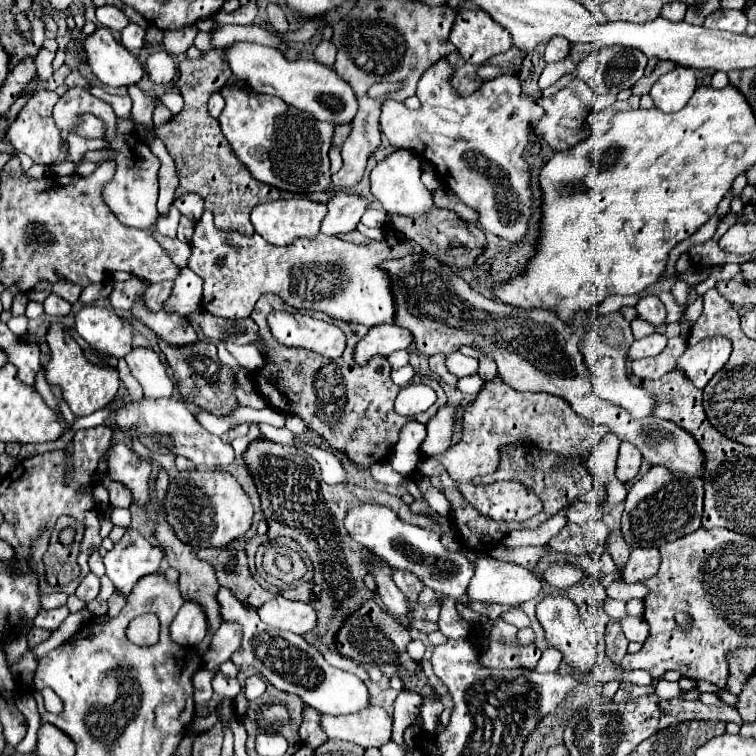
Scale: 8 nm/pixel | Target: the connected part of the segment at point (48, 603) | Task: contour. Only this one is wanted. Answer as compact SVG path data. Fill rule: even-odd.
M49 593L49 595L41 596L42 609L53 609L53 607L61 607L67 603L67 593Z

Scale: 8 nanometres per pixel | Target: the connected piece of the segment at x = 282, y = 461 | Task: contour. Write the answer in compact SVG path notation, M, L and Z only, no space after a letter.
M255 439L247 447L245 465L255 481L263 517L267 521L267 535L289 535L295 541L299 541L309 559L313 561L313 579L307 583L301 583L299 587L289 589L291 599L305 601L315 607L319 615L319 625L313 629L313 633L307 633L303 639L317 647L317 651L337 651L335 635L341 629L341 623L357 611L365 601L373 599L375 593L365 587L363 577L369 573L369 563L385 563L379 555L373 555L367 547L361 547L361 543L349 539L349 533L345 531L345 515L349 507L359 507L365 503L381 503L397 511L401 519L407 523L413 523L417 527L425 527L427 531L441 535L453 533L453 523L449 517L441 515L413 515L409 511L409 505L401 501L395 495L383 493L383 491L367 491L357 485L327 485L321 479L319 465L309 457L301 455L299 451L291 449L289 445L279 445L269 439Z

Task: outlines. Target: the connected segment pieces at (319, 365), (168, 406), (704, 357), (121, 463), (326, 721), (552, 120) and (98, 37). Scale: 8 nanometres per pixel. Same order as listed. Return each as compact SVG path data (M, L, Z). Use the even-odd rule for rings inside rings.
M267 293L257 301L251 313L251 319L259 325L261 341L269 341L263 367L251 373L257 391L281 413L301 417L307 427L317 431L331 447L343 451L359 467L369 467L375 461L387 459L397 443L401 427L409 421L409 417L403 417L393 409L393 401L401 387L391 381L387 359L375 357L365 367L355 367L353 359L331 361L313 351L281 347L277 339L269 335L265 315L269 315L269 311L285 309L287 305L281 297Z
M171 397L157 399L157 401L143 399L141 403L125 403L123 407L117 409L115 421L127 435L139 435L141 443L145 447L149 447L151 451L183 455L183 457L191 459L199 469L227 467L235 459L233 447L227 441L205 431L197 423L193 413L183 405L183 401L175 401Z
M723 335L707 337L687 351L677 361L677 367L685 371L685 375L693 381L695 387L703 389L707 381L727 363L731 355L731 343Z
M117 443L111 451L107 451L109 457L109 475L113 481L121 481L125 487L133 491L133 501L139 505L145 505L149 501L147 481L151 479L151 465L149 461L137 457L127 445Z
M369 705L367 709L353 715L321 715L321 727L329 739L341 739L357 743L365 749L381 747L391 739L393 719L381 707Z
M579 79L571 81L565 89L557 91L551 97L539 97L537 103L545 109L545 115L537 123L535 133L541 135L547 141L547 145L551 149L555 149L555 151L571 149L575 143L579 143L581 139L585 139L587 133L589 133L589 129L587 129L587 125L589 125L587 123L587 117L589 117L589 113L593 109L591 99L593 99L593 91L583 81L579 81Z
M99 27L83 43L93 75L109 87L127 87L141 79L143 69L137 57L127 51L109 29Z

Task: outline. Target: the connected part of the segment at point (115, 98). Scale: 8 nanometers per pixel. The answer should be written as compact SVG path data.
M91 87L89 89L91 95L111 103L113 111L119 115L119 117L131 117L131 97L129 95L113 95L113 93L107 93L105 89L101 87Z

